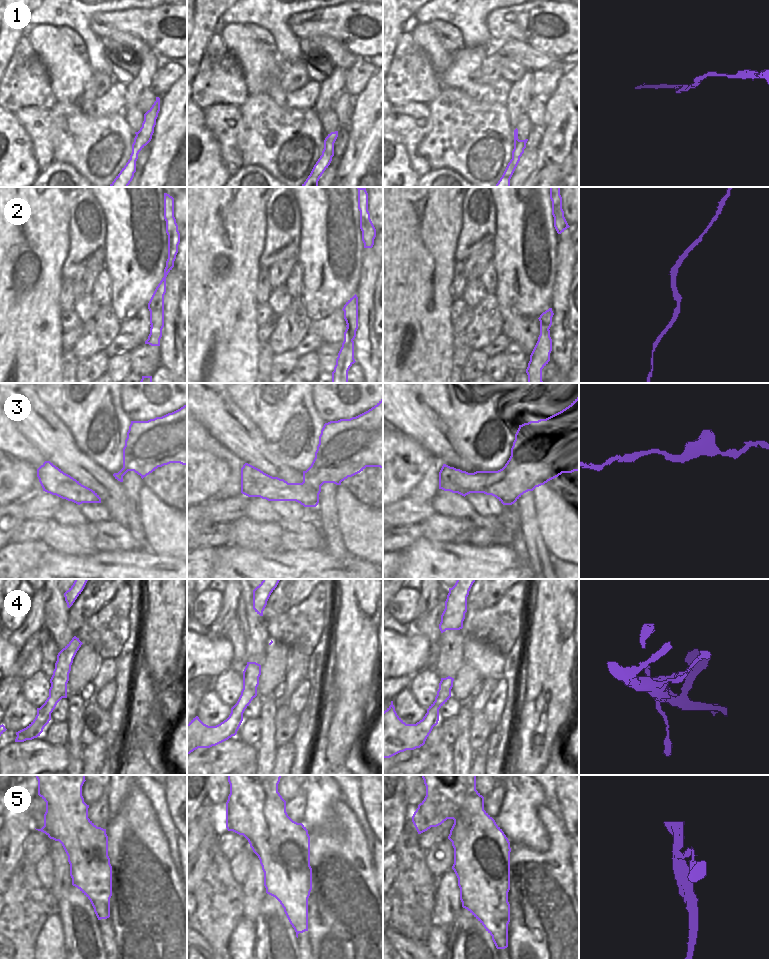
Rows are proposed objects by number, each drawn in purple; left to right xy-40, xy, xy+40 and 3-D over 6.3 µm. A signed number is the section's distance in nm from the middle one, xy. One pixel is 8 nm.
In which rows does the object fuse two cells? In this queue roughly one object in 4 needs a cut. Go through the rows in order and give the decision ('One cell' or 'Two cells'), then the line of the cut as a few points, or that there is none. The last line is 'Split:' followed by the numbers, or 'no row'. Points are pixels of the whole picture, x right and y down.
1: One cell. No split
2: One cell. No split
3: One cell. No split
4: One cell. No split
5: One cell. No split
Split: no row.

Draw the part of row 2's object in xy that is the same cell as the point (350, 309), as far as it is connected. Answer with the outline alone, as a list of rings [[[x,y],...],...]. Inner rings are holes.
[[[355,294],[344,305],[344,319],[346,330],[344,341],[336,359],[336,365],[332,372],[332,383],[348,383],[348,371],[356,362],[354,359],[354,339],[358,329],[358,297]]]

